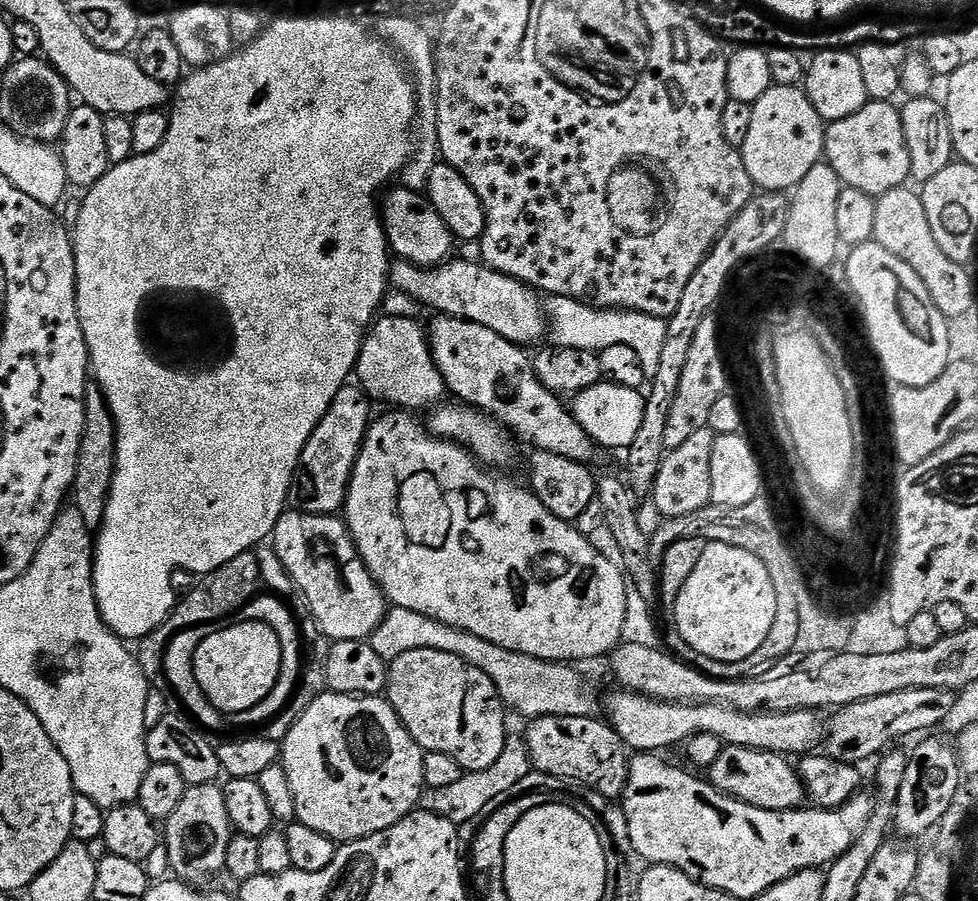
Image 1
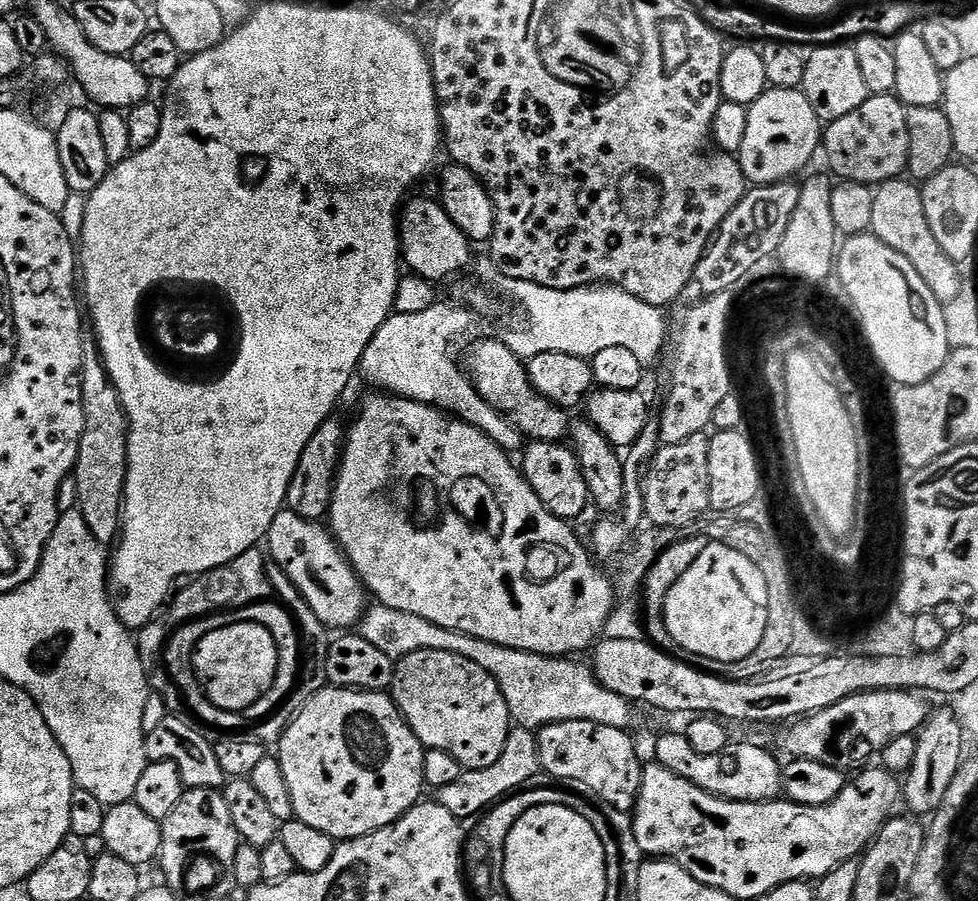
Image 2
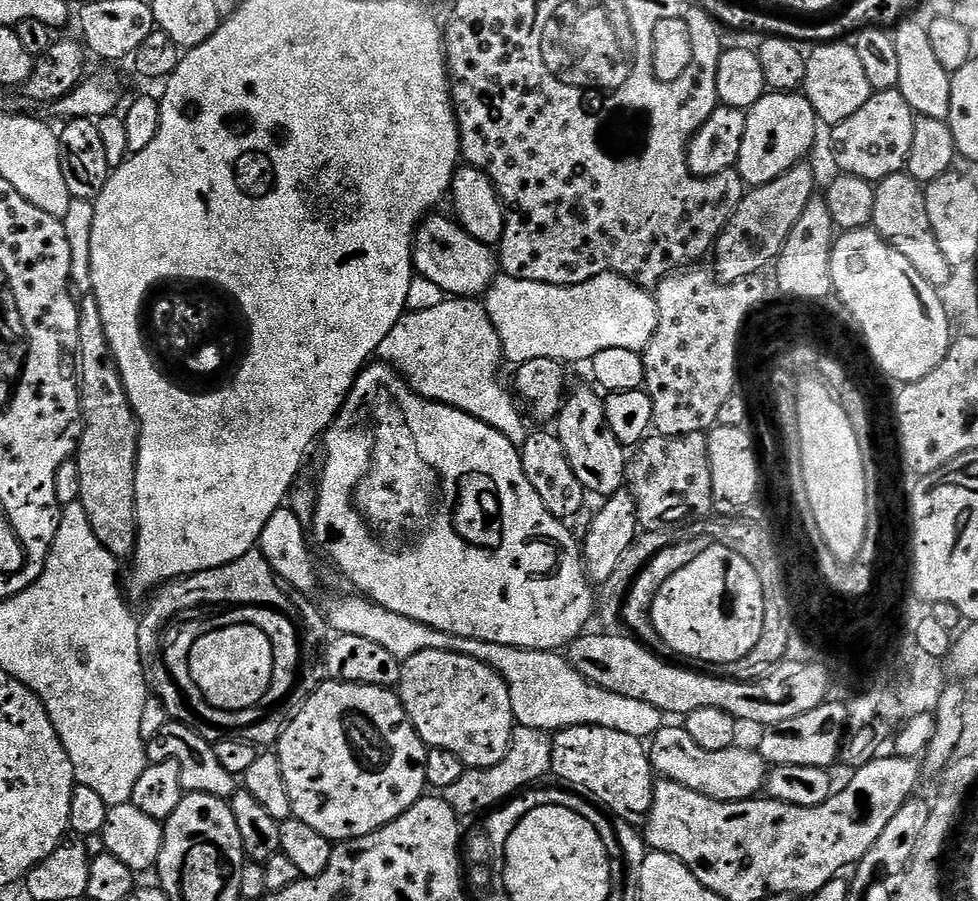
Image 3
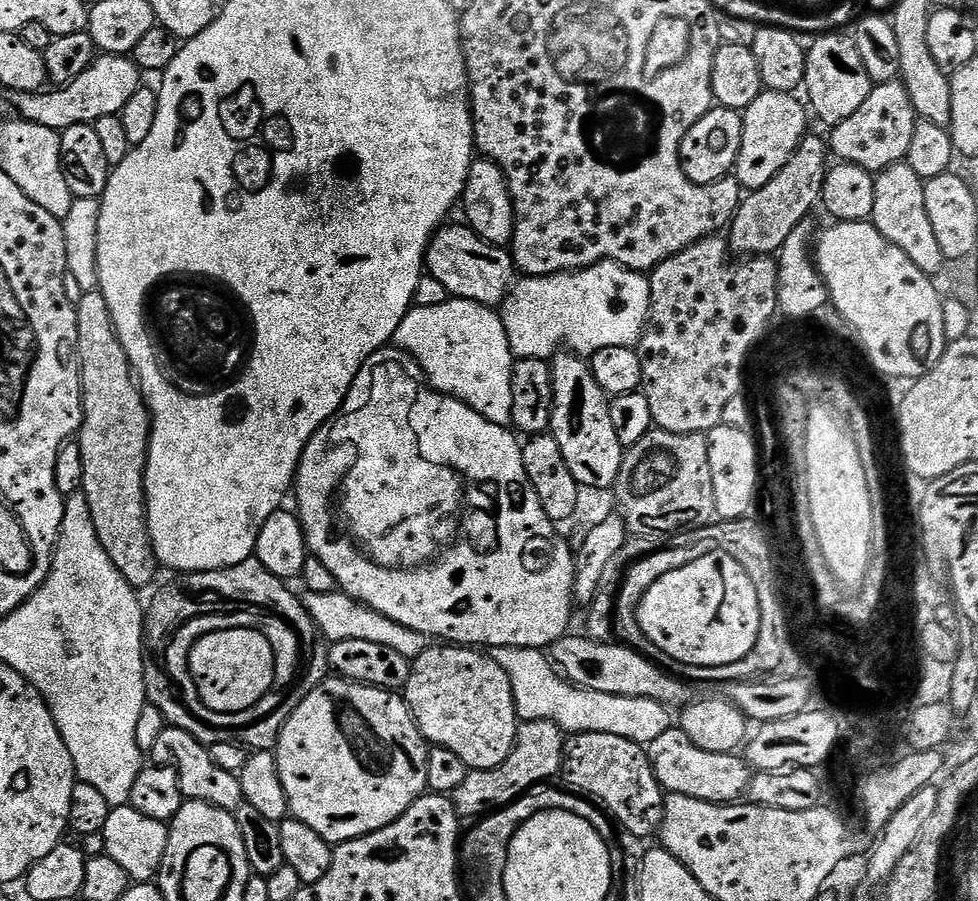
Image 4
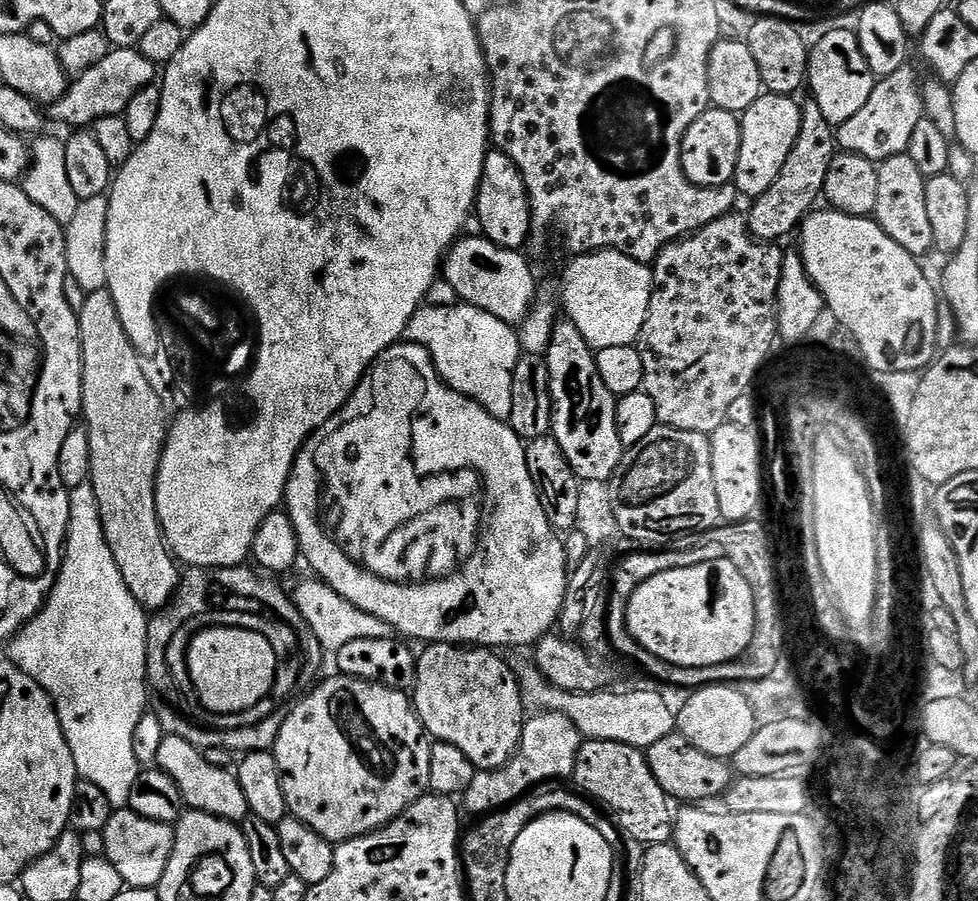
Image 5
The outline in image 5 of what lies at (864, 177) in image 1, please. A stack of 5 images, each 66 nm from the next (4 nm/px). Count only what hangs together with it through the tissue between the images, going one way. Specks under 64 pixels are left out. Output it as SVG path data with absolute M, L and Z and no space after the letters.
M912 66L894 70L894 74L877 79L870 99L854 118L850 118L838 128L838 144L845 152L853 152L867 160L883 162L907 153L910 138L918 122L925 119L922 80L916 77Z

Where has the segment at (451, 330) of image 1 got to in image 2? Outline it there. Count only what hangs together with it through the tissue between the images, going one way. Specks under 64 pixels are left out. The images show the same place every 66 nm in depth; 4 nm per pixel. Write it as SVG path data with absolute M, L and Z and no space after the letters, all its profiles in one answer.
M486 338L476 341L464 360L473 384L495 409L509 418L525 439L560 442L569 435L569 413L541 396L529 380L527 365L506 347L501 339Z

